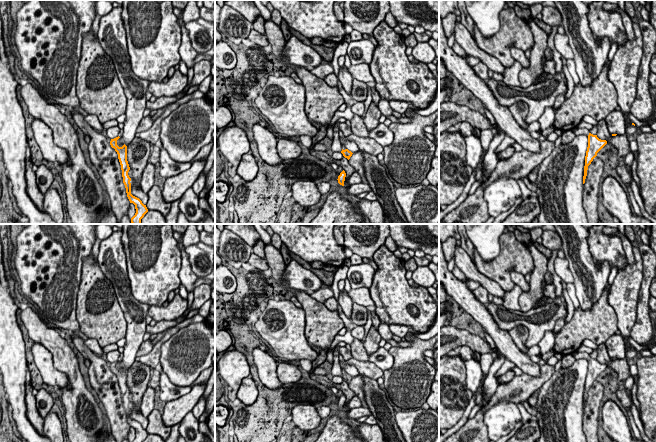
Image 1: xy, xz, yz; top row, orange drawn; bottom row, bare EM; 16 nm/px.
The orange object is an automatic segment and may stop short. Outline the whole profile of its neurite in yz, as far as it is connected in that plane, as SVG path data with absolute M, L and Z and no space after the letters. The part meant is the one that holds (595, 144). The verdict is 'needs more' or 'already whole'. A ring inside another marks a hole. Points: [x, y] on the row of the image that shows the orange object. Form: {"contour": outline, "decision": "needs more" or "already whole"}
{"contour": "M577 127L577 129L575 131L572 130L572 132L575 134L575 136L578 135L588 136L588 147L585 156L585 166L584 166L584 176L583 176L583 184L584 184L587 176L588 166L597 156L597 153L607 144L607 141L599 139L597 135L591 134L587 128Z", "decision": "needs more"}

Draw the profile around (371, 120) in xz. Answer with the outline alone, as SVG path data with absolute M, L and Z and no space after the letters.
M372 102L366 112L365 118L363 119L368 131L374 129L379 124L381 115L378 106Z

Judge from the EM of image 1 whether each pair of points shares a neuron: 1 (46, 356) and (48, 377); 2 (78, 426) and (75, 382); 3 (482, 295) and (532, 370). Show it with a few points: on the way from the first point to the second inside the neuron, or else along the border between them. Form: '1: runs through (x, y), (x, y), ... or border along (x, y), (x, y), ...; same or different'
1: runs through (46, 361), (48, 372); same
2: runs through (76, 415), (75, 393); same
3: border along (471, 291), (485, 305); different

